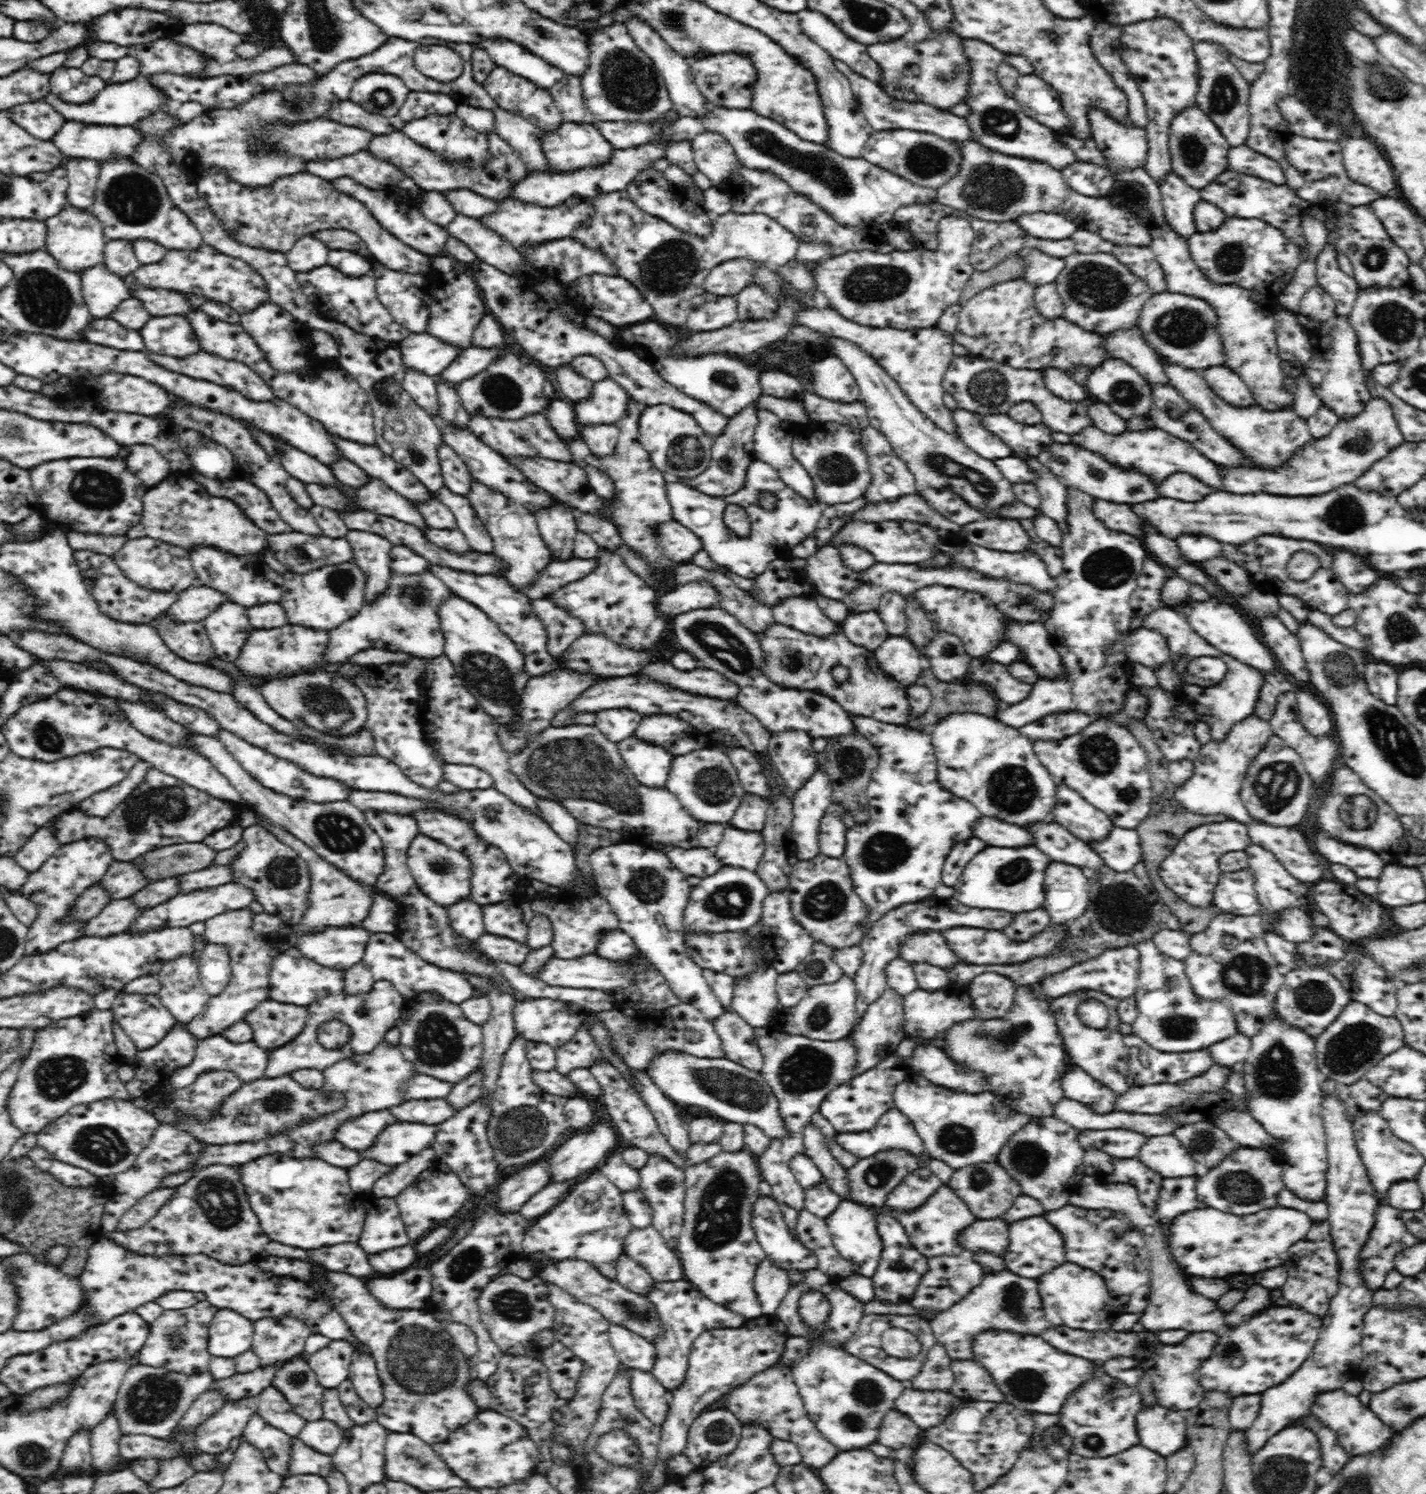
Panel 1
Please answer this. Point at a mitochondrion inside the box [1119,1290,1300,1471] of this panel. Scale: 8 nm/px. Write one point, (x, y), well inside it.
(1230, 1353)

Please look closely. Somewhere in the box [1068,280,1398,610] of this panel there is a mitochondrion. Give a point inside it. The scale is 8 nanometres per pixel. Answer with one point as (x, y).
(1107, 567)

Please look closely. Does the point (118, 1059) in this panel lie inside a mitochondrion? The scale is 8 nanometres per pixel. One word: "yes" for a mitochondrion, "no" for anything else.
no

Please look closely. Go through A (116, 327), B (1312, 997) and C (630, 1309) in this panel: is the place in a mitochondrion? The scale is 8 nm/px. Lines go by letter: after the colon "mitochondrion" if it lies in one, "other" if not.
A: other
B: mitochondrion
C: mitochondrion

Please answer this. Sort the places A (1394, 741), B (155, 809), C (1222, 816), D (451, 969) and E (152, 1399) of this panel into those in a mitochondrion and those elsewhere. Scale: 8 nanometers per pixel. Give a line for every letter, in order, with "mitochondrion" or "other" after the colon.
A: mitochondrion
B: mitochondrion
C: other
D: other
E: mitochondrion

